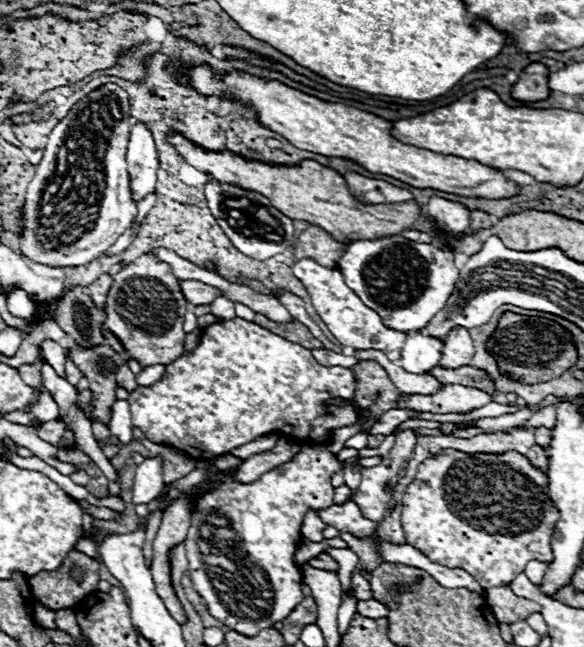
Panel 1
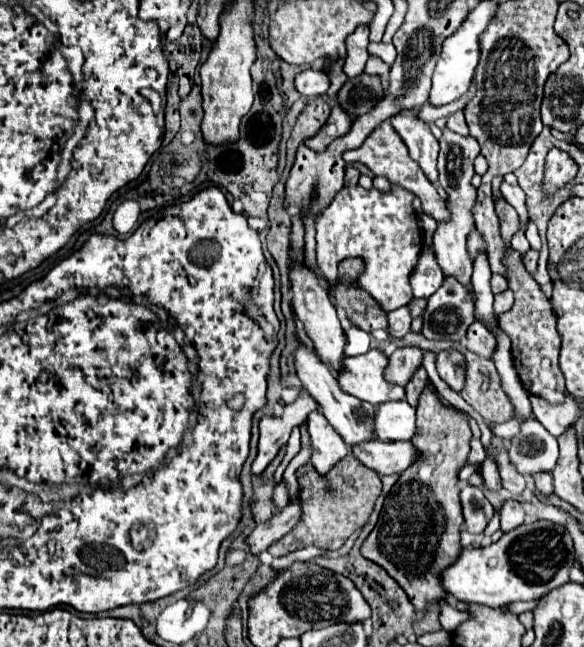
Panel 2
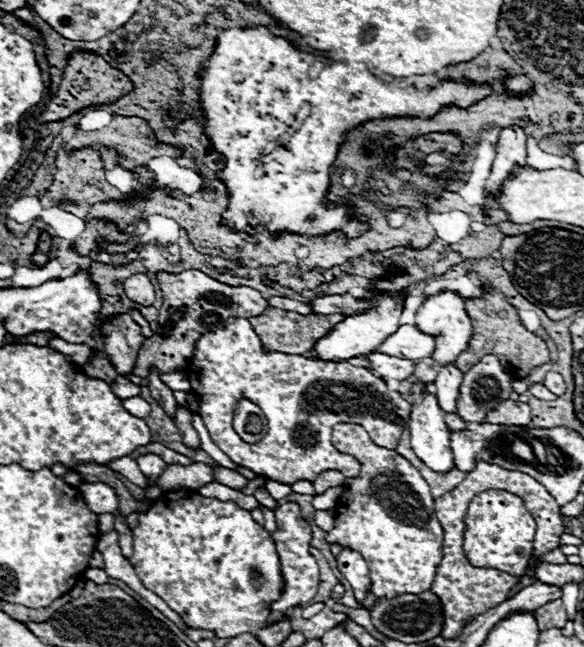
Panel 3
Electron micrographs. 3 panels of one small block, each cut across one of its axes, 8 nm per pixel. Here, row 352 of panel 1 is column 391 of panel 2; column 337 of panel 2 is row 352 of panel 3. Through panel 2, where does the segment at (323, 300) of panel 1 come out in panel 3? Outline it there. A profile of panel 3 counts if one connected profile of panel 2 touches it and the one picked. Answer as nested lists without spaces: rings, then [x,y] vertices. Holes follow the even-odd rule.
[[[370,354],[368,356],[372,362],[372,374],[384,378],[384,380],[406,380],[408,376],[412,376],[416,362],[412,360],[404,360],[404,358],[392,358],[388,354]]]

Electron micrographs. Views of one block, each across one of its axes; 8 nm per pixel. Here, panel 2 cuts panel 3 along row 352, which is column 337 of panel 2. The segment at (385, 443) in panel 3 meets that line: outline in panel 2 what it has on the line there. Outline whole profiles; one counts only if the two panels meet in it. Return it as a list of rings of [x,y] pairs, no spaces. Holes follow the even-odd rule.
[[[392,184],[390,192],[380,192],[376,188],[364,190],[362,186],[344,186],[336,194],[326,212],[322,212],[322,216],[316,220],[318,268],[330,286],[340,282],[338,264],[344,258],[362,258],[364,272],[358,274],[354,284],[366,290],[384,312],[398,310],[412,300],[410,274],[418,266],[422,250],[422,238],[412,200],[414,194],[398,184]]]

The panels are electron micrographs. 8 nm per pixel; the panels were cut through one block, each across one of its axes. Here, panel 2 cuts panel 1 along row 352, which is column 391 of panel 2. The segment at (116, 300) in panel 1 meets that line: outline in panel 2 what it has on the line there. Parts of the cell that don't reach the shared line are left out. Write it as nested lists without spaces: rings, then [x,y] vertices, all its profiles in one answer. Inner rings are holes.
[[[386,122],[386,124],[380,124],[380,126],[370,134],[370,138],[366,138],[366,142],[364,142],[360,148],[344,152],[344,160],[346,160],[346,164],[362,162],[362,164],[366,164],[376,176],[386,176],[392,184],[400,184],[400,186],[404,186],[406,190],[414,192],[414,194],[420,198],[420,202],[422,202],[424,214],[432,216],[436,222],[450,220],[450,210],[446,208],[446,202],[438,196],[436,188],[428,182],[428,178],[422,174],[422,170],[418,168],[418,164],[408,156],[406,144],[402,142],[402,138],[398,138],[398,134],[394,132],[394,128],[392,128],[388,122]]]

